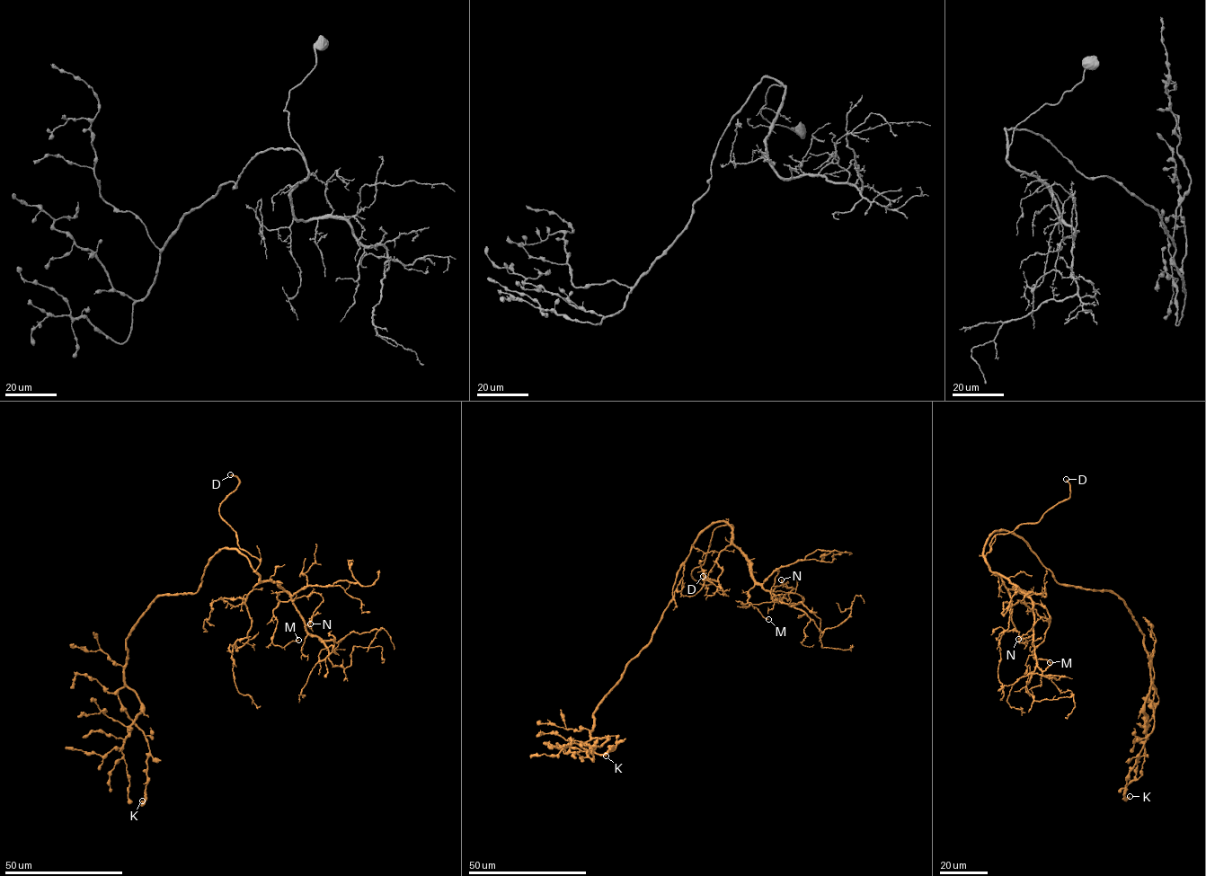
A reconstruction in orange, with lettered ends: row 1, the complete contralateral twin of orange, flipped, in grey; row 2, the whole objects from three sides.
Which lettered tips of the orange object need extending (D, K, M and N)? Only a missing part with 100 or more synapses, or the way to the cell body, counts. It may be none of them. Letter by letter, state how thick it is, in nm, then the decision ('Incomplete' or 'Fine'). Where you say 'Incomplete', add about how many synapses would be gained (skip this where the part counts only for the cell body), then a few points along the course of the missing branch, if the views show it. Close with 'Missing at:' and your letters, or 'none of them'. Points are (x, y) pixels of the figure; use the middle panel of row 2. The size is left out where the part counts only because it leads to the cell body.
D: Thickness 320 nm. Incomplete
K: Thickness 240 nm. Fine
M: Thickness 200 nm. Fine
N: Thickness 240 nm. Fine
Missing at: D

